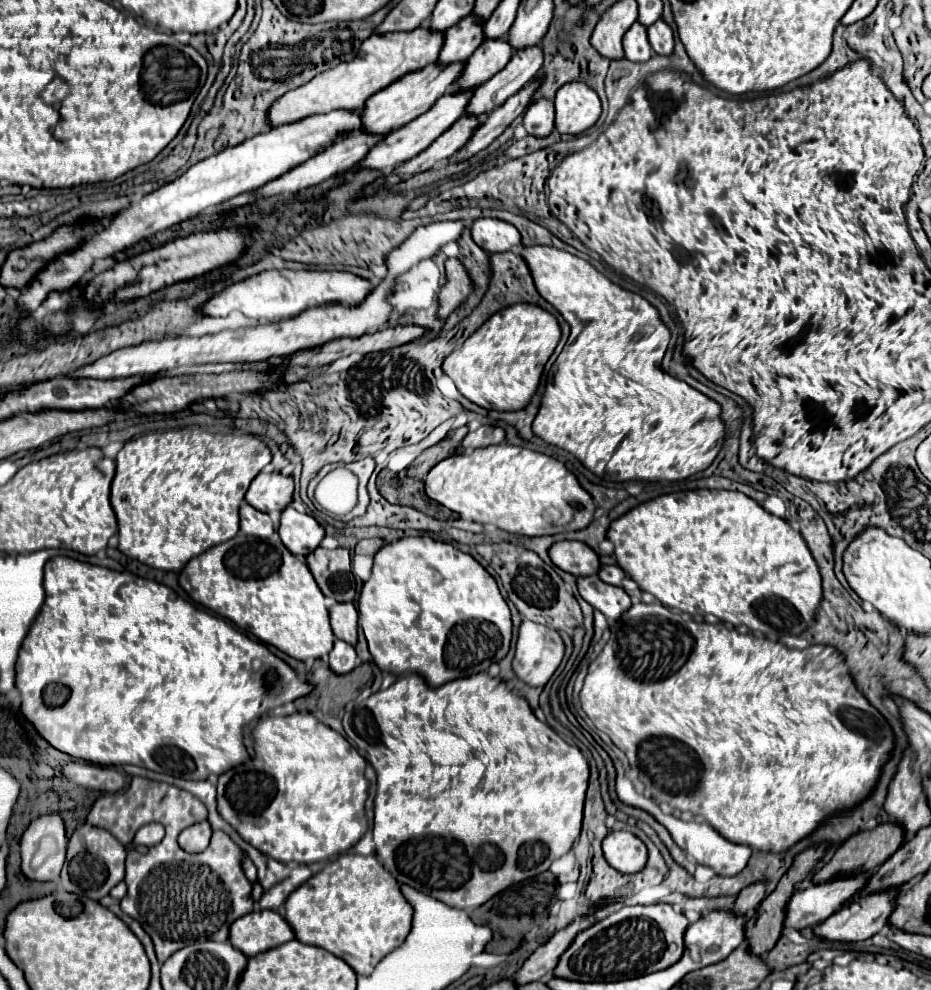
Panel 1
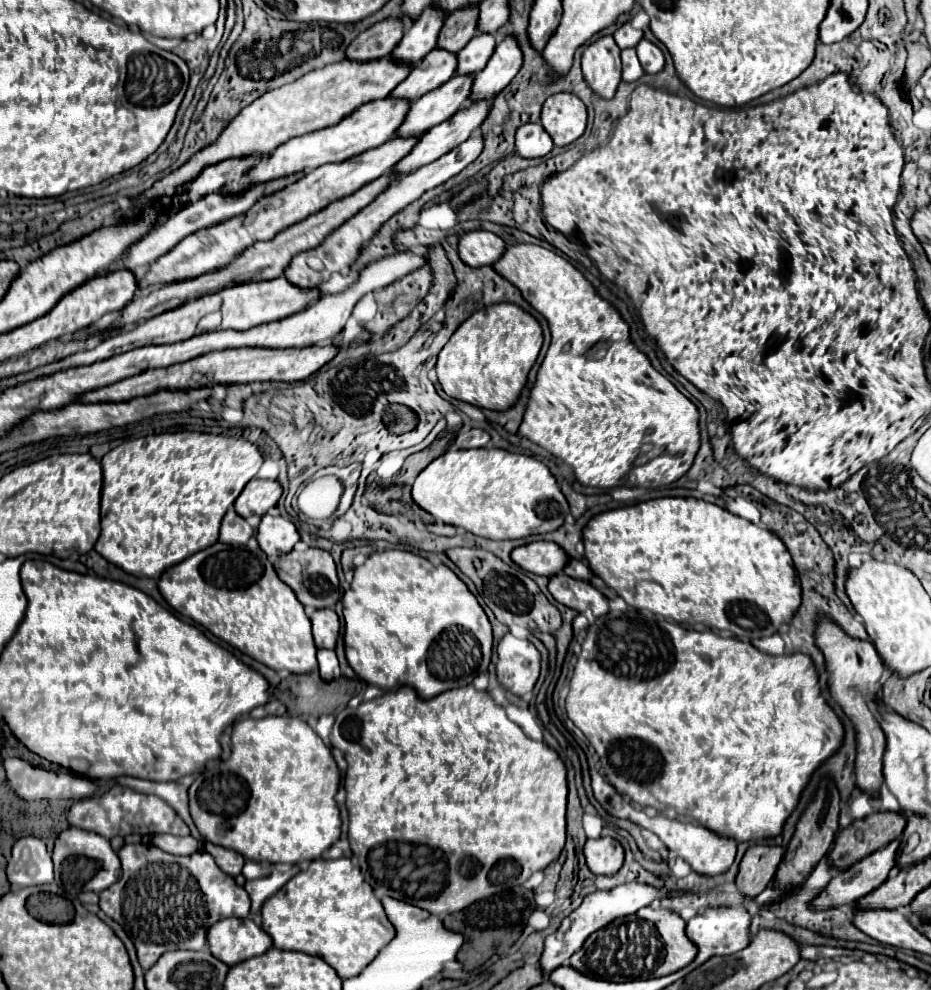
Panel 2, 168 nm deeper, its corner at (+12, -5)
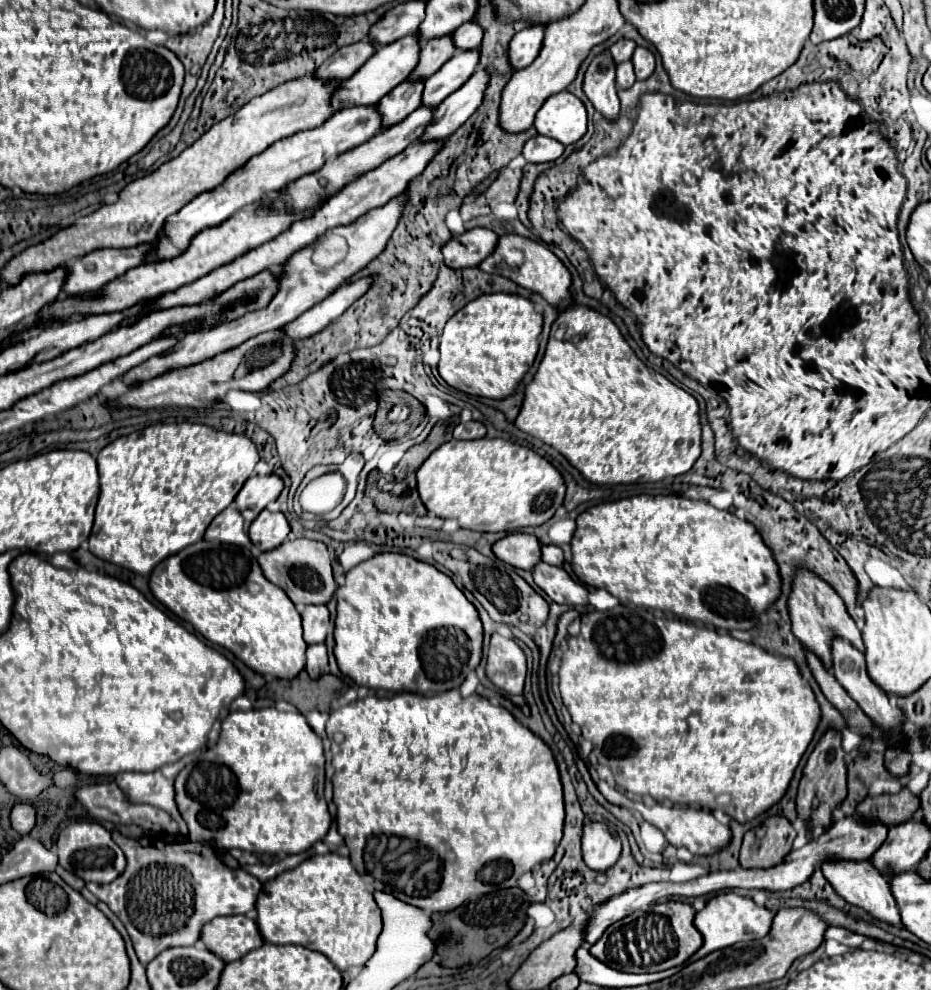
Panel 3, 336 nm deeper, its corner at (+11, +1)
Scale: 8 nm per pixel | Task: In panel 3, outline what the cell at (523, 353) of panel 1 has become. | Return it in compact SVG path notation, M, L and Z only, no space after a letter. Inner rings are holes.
M491 293L481 295L479 299L473 299L463 309L459 309L445 325L441 333L441 361L439 361L439 375L455 389L465 391L469 395L477 397L489 397L489 399L505 399L513 395L515 387L523 379L523 375L529 371L529 367L535 361L537 349L539 349L539 335L543 327L543 317L535 311L535 305L521 297L511 293Z

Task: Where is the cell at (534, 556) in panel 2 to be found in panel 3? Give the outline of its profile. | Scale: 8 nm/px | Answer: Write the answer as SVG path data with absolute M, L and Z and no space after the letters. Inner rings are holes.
M525 533L505 535L493 543L491 551L499 561L519 569L533 569L533 565L541 561L541 543L537 537Z

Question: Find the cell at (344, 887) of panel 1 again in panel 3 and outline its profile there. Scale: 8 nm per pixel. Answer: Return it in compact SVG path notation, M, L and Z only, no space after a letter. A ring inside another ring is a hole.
M325 853L309 857L295 869L283 871L263 883L257 897L257 927L267 943L295 943L327 955L339 969L365 965L375 953L375 941L383 929L379 907L365 889L363 879L353 871L347 857Z

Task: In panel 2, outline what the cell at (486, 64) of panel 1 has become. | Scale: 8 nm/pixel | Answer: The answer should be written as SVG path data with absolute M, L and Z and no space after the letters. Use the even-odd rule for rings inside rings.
M466 73L462 77L454 75L444 85L432 89L432 93L426 93L418 101L414 101L412 113L408 113L408 121L404 121L404 127L398 129L398 135L422 135L434 125L452 117L468 103L468 97L472 93L472 81L474 73Z

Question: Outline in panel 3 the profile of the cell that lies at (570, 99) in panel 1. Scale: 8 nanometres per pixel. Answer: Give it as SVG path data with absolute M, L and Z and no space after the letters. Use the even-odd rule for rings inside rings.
M569 91L555 93L537 111L535 129L539 135L557 139L563 145L577 143L587 131L585 105Z

